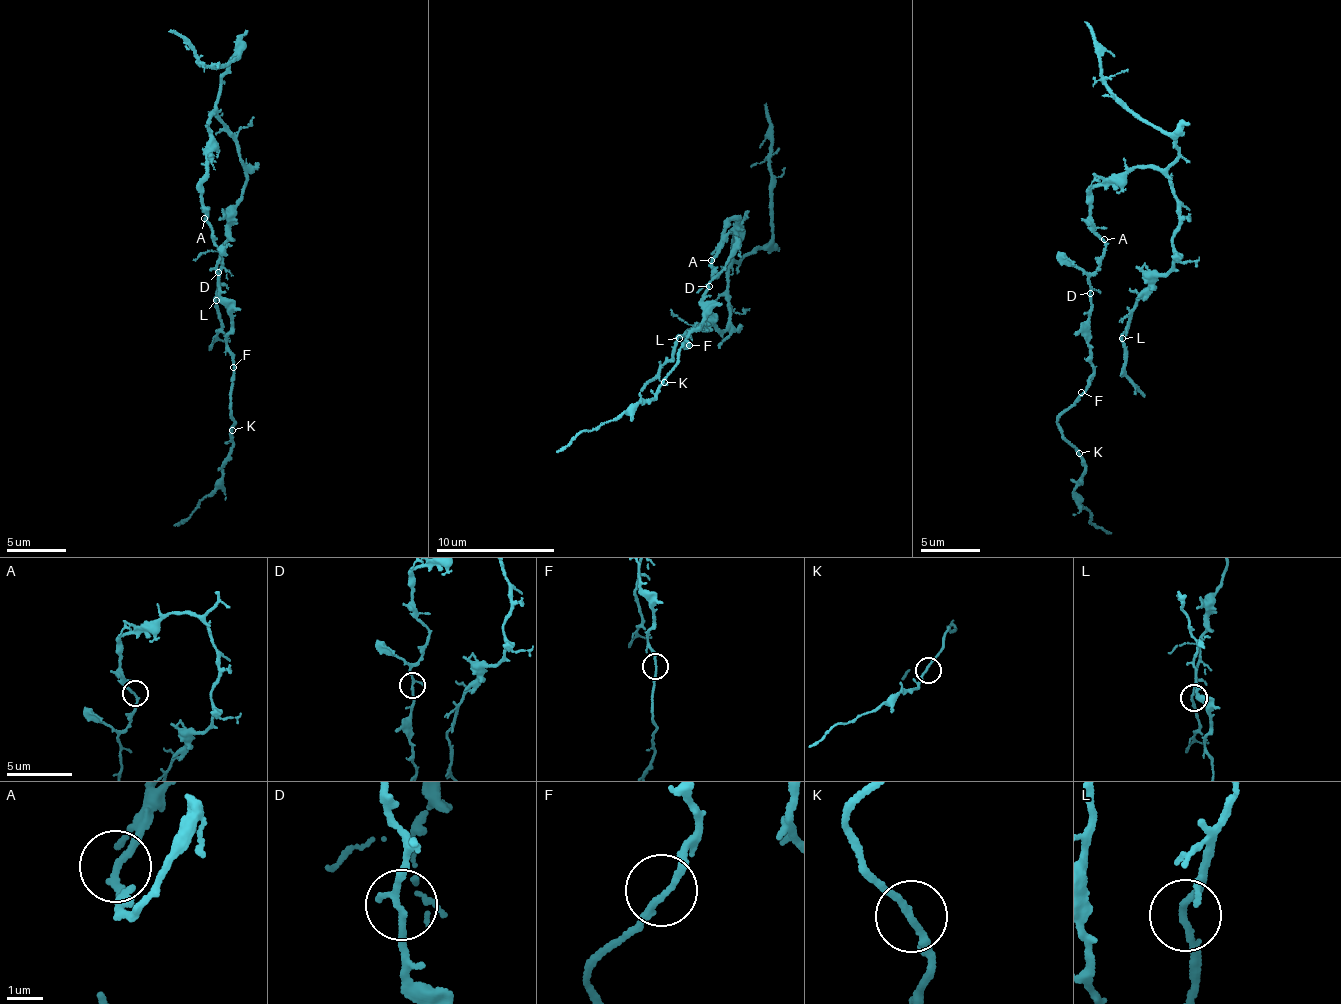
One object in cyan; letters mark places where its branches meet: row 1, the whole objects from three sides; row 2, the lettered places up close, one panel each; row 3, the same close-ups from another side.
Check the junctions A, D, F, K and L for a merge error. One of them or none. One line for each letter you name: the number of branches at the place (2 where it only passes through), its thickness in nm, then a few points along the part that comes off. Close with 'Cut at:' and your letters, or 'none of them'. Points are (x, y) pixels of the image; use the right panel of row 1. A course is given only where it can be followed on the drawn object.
Cut at: none of them

